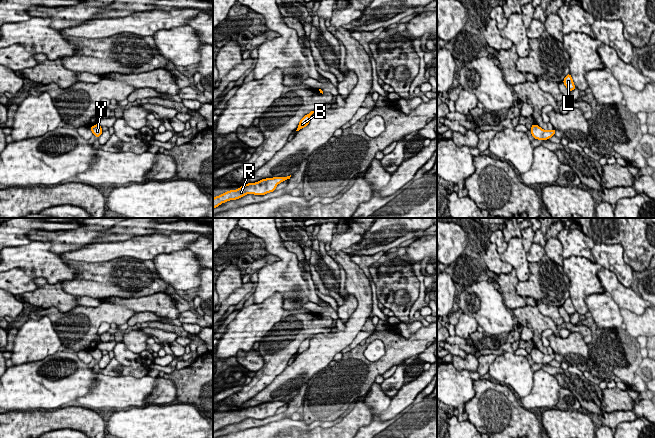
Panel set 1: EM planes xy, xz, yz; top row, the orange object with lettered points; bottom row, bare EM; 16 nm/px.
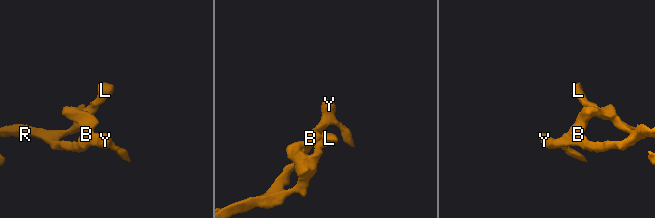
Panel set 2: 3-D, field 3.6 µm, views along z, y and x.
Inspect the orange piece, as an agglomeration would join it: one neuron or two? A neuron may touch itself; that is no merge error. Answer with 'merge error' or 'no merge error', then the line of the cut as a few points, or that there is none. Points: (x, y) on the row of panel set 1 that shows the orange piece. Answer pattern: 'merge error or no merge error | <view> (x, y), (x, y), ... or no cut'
no merge error | no cut

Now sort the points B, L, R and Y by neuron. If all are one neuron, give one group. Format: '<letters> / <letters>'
B L R Y

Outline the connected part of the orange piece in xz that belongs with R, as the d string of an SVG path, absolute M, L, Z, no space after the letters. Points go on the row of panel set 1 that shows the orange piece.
M290 176L287 177L273 177L273 178L266 178L262 179L255 183L248 183L237 190L230 190L227 191L219 196L213 198L213 209L230 200L239 199L247 194L254 194L254 195L265 195L270 192L274 192L277 185L281 182L290 179Z

